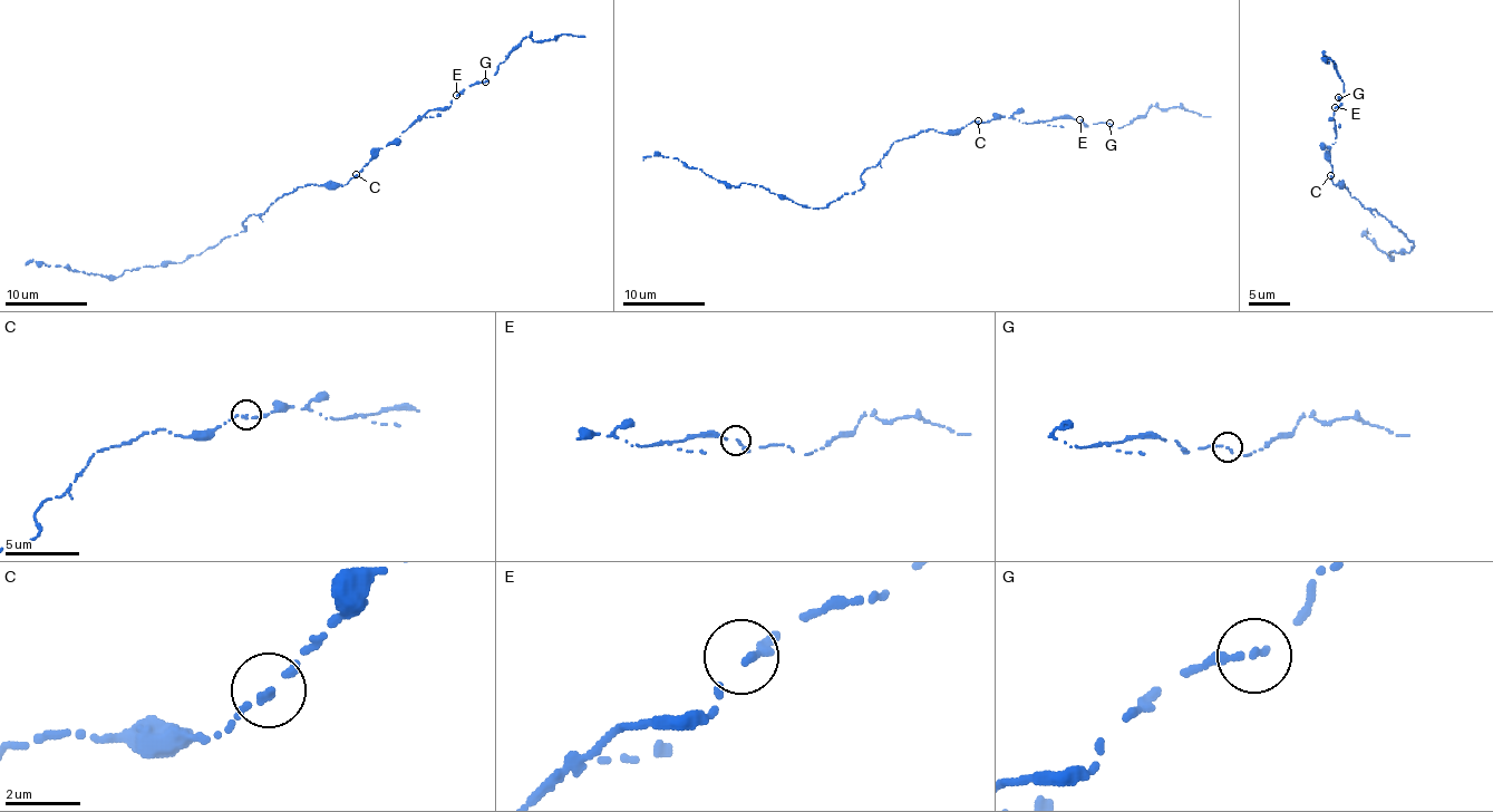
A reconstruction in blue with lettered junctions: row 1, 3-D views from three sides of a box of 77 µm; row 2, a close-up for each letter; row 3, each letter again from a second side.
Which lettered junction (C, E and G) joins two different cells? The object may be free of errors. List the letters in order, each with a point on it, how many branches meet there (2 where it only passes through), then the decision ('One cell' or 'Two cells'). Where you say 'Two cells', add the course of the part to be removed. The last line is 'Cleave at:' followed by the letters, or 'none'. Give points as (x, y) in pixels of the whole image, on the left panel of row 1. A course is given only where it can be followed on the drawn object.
C: Place: (356, 174). Branches: 1. One cell
E: Place: (456, 95). Branches: 2. One cell
G: Place: (485, 81). Branches: 1. One cell
Cleave at: none

